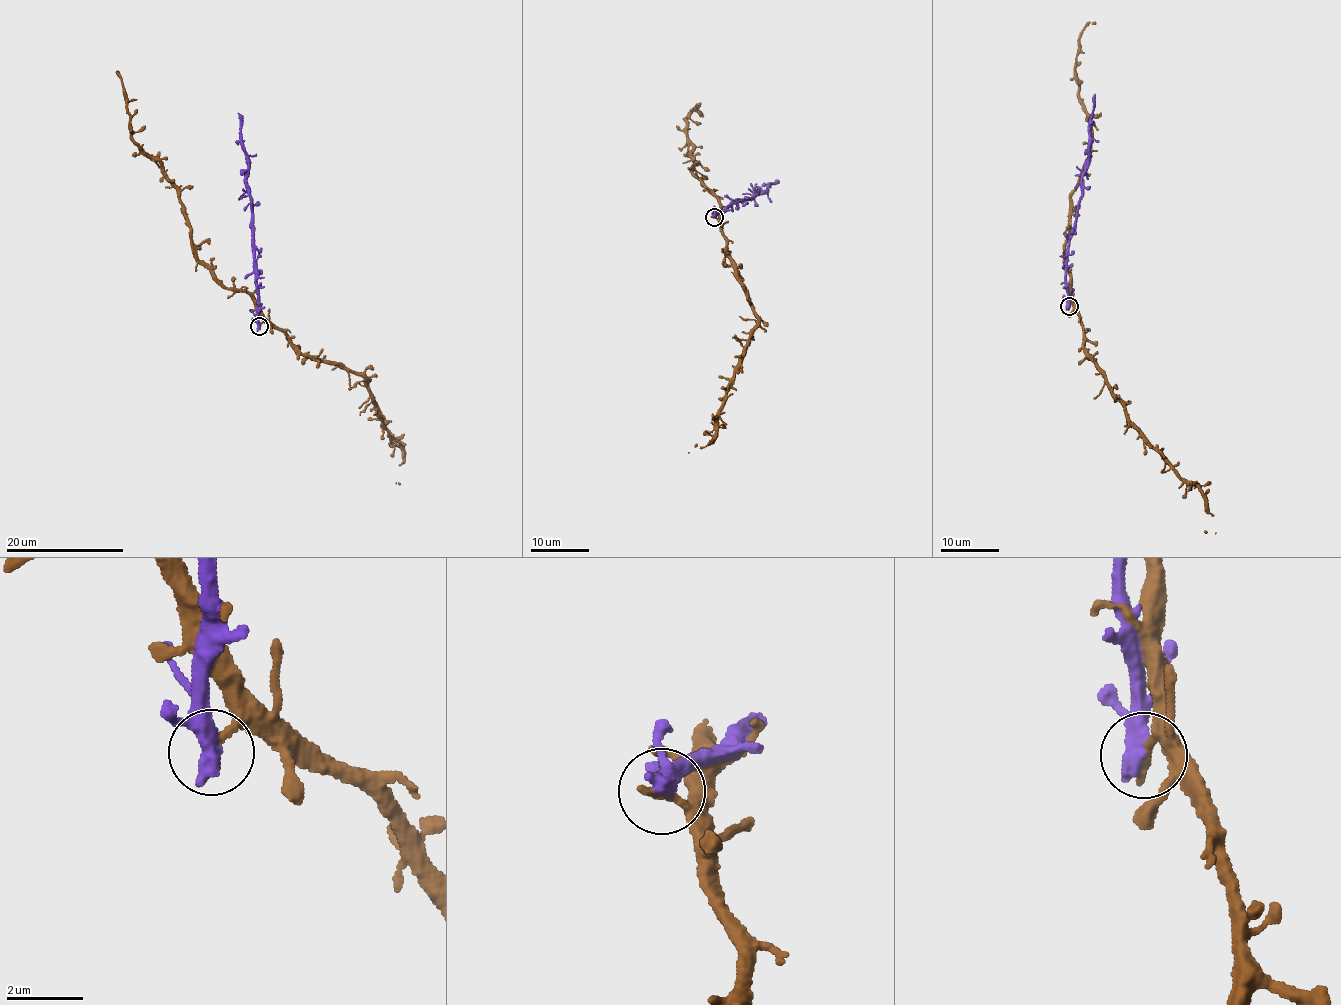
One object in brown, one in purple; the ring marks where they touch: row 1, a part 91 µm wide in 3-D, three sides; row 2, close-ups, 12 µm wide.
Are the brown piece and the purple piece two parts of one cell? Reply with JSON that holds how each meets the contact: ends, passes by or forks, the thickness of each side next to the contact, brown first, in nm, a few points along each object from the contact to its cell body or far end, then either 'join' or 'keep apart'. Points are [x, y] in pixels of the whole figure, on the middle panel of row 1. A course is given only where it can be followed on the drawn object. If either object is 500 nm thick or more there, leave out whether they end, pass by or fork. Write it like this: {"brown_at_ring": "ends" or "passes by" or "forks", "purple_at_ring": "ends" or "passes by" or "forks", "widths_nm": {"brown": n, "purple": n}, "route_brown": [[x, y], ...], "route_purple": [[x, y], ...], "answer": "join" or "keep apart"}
{"widths_nm": {"brown": 240, "purple": 550}, "route_brown": [[714, 217], [722, 216], [718, 199], [692, 171], [699, 162], [691, 156], [686, 117], [700, 103], [691, 111]], "route_purple": [[714, 217], [739, 200], [767, 189], [776, 180]], "answer": "keep apart"}

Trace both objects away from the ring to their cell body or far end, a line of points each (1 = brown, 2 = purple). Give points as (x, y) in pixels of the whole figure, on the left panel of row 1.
1: (258, 325), (256, 299), (224, 285), (197, 258), (180, 190), (163, 164), (132, 137), (116, 73)
2: (258, 325), (251, 196), (238, 113)

